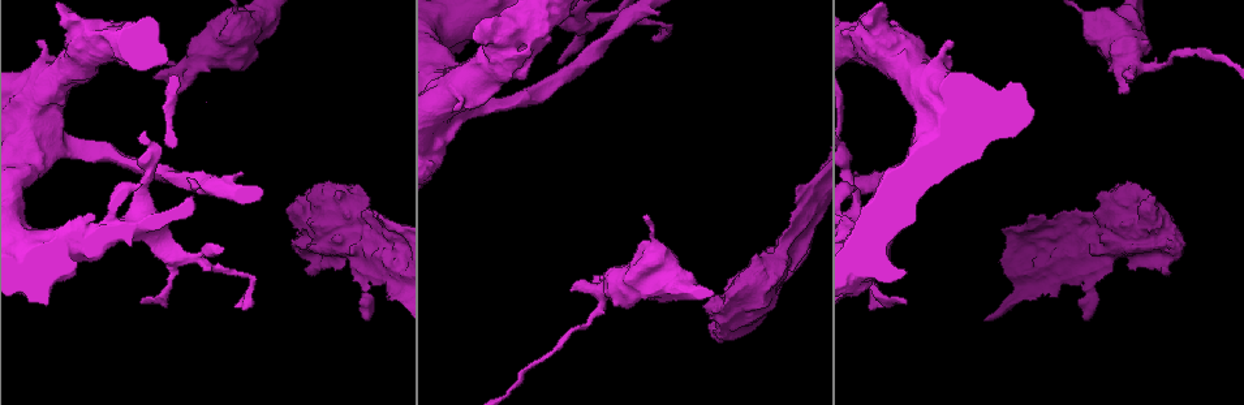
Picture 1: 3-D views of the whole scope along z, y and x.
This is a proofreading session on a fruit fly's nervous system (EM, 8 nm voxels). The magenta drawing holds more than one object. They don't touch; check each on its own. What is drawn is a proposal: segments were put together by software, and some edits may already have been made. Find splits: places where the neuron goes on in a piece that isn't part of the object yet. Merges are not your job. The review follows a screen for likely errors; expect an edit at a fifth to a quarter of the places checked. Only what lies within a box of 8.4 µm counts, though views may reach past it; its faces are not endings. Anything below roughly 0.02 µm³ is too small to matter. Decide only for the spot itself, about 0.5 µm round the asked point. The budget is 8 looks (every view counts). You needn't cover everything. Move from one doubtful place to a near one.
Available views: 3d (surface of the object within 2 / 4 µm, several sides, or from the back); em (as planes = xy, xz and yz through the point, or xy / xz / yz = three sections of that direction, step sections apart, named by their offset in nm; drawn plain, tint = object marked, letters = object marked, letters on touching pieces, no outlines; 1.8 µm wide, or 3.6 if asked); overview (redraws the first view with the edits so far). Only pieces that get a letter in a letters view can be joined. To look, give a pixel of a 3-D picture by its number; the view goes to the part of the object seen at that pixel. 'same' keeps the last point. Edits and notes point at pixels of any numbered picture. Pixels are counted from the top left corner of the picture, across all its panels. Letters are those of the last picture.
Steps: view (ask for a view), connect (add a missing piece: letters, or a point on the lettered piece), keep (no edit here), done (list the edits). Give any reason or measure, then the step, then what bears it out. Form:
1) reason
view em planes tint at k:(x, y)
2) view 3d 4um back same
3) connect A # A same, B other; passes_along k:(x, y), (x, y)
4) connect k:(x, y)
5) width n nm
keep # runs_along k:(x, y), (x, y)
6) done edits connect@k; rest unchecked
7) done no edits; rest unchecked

free end
view em 3.6um planes letters at 1:(325, 184)

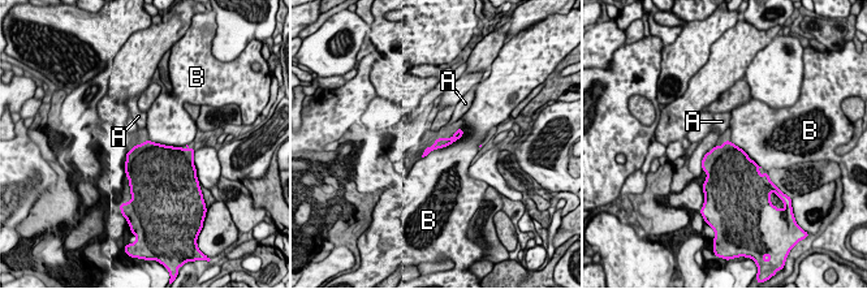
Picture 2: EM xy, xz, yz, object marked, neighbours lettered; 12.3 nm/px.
keep # A other, B other; border 2:(464, 130), (422, 158); none of them fits

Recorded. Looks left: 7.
free end
view 3d 4um at 1:(1126, 90)

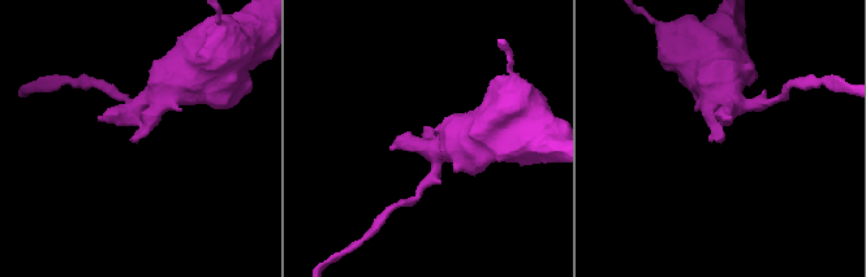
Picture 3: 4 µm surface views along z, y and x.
now the EM
view em 3.6um xz step 8 letters at 3:(724, 138)

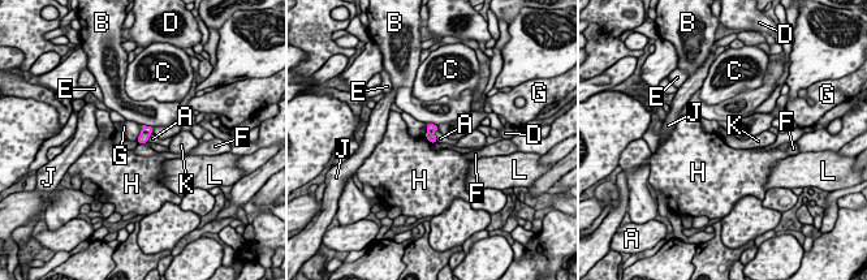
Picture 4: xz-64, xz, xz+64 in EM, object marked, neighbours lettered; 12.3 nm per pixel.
keep # A other, B other, C other, D other, E other, F other, G other, H other, J other, K other, L other; border 4:(138, 142), (145, 143); no lettered piece goes on from it

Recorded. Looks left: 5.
an open end
view em xy step 4 letters at 1:(1081, 316)

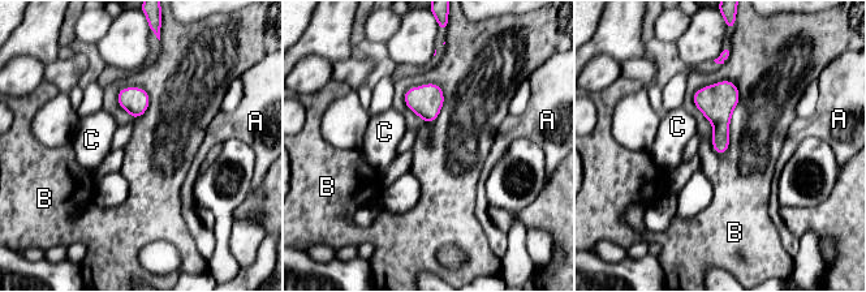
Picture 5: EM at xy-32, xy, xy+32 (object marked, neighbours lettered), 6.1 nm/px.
keep # A other, B other, C other; border 5:(729, 80), (739, 102), (720, 155); none of them fits

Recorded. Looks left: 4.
done no edits; rest unchecked

